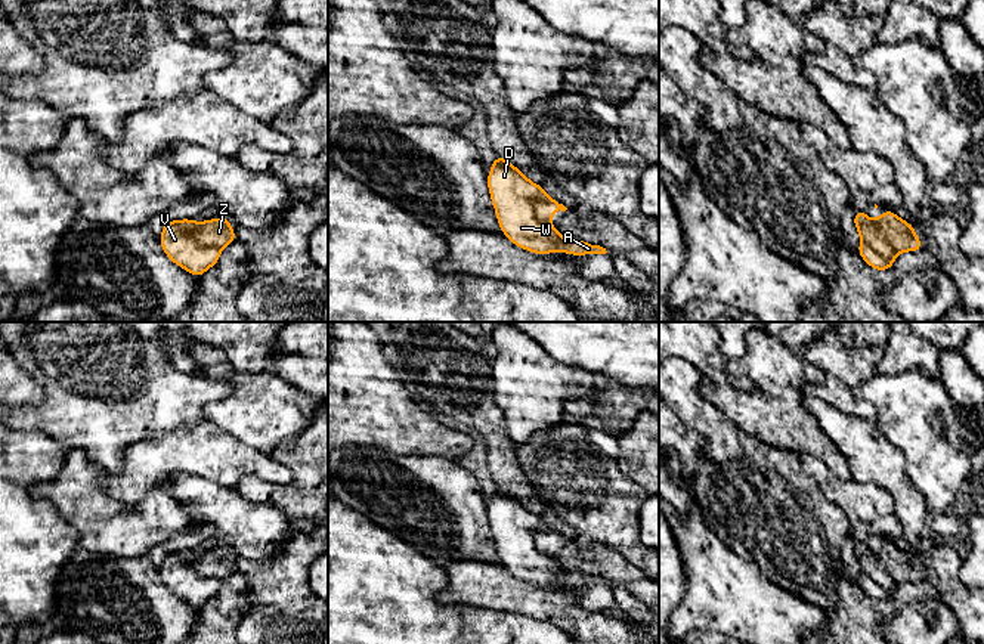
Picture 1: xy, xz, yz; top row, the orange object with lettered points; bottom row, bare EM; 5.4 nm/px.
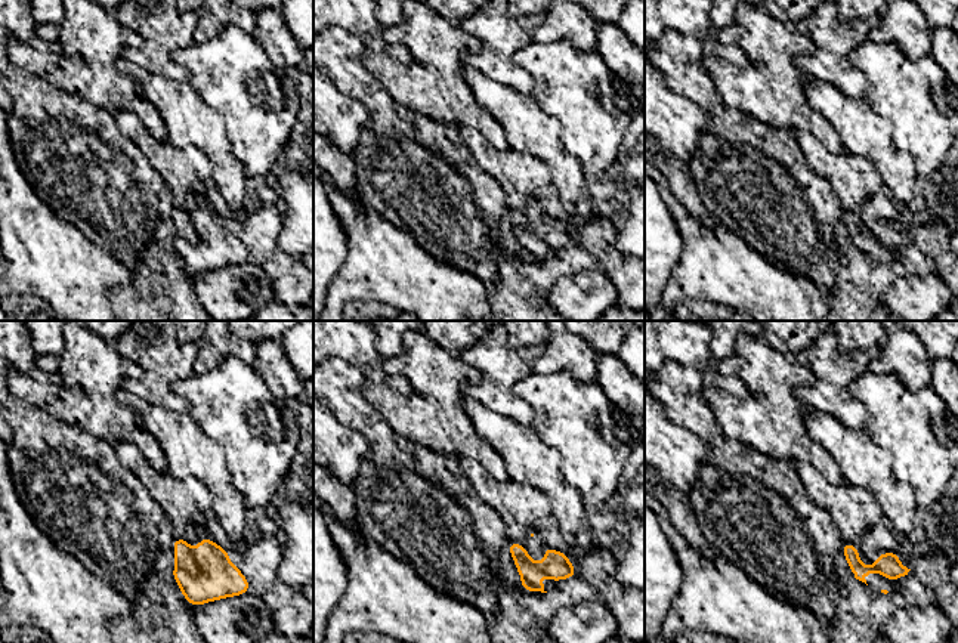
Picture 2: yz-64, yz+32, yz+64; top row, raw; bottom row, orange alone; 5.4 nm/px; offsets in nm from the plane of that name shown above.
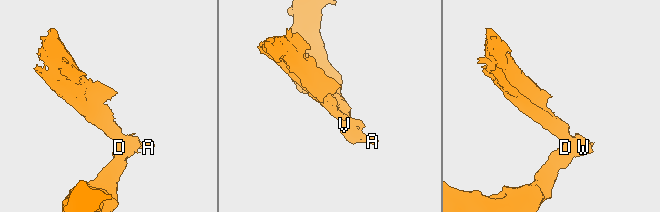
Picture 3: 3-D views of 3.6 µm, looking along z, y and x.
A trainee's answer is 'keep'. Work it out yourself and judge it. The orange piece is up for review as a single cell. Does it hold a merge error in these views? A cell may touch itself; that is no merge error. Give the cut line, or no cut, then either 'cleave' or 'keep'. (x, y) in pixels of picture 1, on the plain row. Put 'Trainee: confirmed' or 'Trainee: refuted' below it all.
xy (188, 563), (195, 572), (204, 576), (214, 576), (219, 581) | cleave
Trainee: refuted

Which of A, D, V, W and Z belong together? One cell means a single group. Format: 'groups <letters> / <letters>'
groups A D V W / Z

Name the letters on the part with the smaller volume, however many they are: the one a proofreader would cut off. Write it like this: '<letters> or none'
Z

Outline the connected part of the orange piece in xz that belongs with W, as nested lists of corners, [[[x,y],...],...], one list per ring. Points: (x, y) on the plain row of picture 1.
[[[507,487],[492,489],[492,499],[486,511],[501,563],[514,576],[542,586],[551,582],[570,586],[607,583],[600,576],[566,570],[553,555],[539,552],[533,533],[545,532],[548,526],[544,517],[530,513]]]

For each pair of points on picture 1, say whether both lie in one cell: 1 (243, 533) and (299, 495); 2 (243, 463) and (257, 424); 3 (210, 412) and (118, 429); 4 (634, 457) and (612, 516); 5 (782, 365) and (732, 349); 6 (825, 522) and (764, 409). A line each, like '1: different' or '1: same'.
1: different
2: different
3: different
4: different
5: different
6: different

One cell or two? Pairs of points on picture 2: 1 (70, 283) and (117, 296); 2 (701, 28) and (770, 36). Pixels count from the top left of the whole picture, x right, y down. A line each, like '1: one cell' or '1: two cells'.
1: two cells
2: two cells

